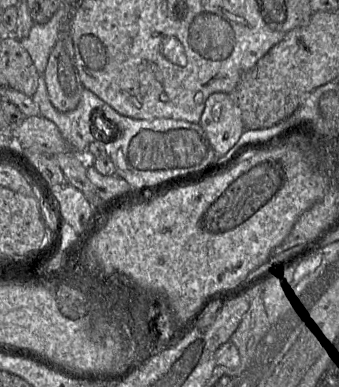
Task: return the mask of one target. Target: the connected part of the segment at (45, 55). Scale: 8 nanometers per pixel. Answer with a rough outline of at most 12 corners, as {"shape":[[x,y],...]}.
{"shape":[[59,15],[34,23],[20,44],[44,74],[59,33]]}

